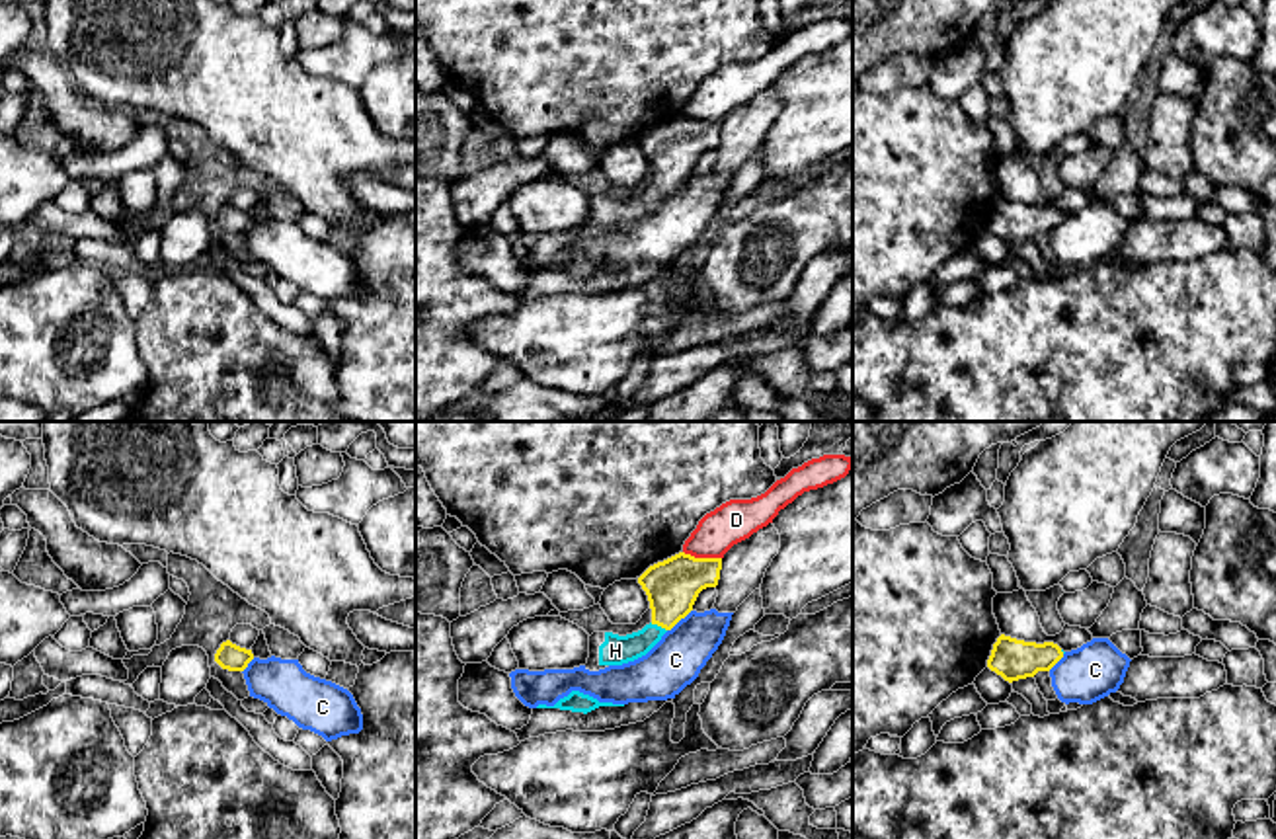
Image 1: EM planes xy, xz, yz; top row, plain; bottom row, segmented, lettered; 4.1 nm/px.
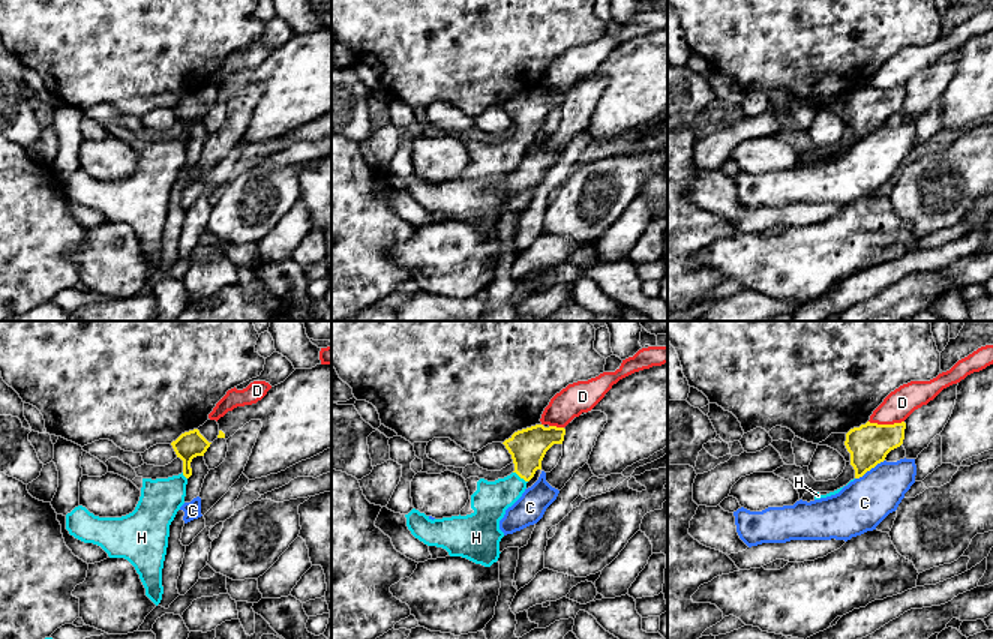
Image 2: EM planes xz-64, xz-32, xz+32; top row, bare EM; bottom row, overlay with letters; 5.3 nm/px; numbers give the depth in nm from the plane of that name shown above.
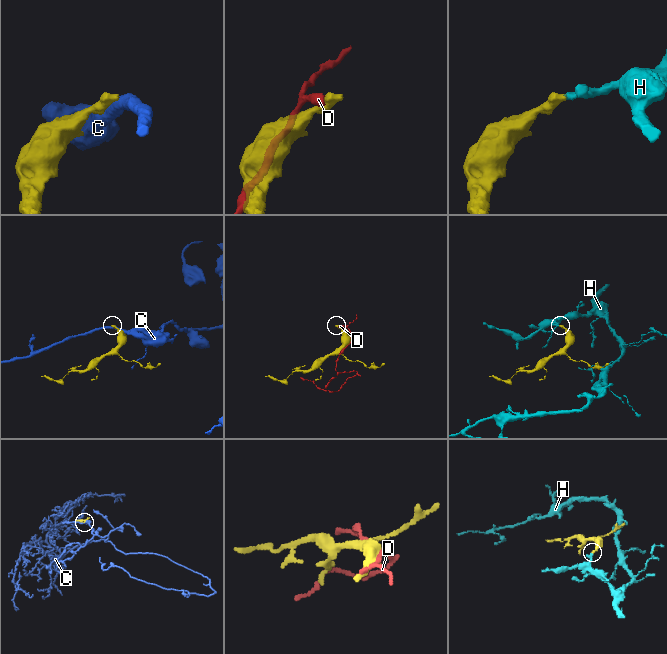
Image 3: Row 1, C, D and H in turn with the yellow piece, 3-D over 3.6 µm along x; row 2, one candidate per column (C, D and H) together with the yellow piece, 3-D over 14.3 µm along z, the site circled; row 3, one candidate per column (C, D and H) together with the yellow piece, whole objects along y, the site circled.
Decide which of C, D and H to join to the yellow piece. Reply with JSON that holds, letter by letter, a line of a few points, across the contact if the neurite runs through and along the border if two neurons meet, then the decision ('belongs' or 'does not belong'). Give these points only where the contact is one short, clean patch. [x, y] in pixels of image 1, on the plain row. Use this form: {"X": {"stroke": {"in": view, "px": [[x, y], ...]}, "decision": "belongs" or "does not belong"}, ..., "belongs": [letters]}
{"C": {"stroke": {"in": "xz", "px": [[691, 172], [668, 194]]}, "decision": "does not belong"}, "D": {"decision": "does not belong"}, "H": {"stroke": {"in": "xz", "px": [[672, 149], [672, 162], [658, 188], [638, 207], [615, 213]]}, "decision": "belongs"}, "belongs": ["H"]}

